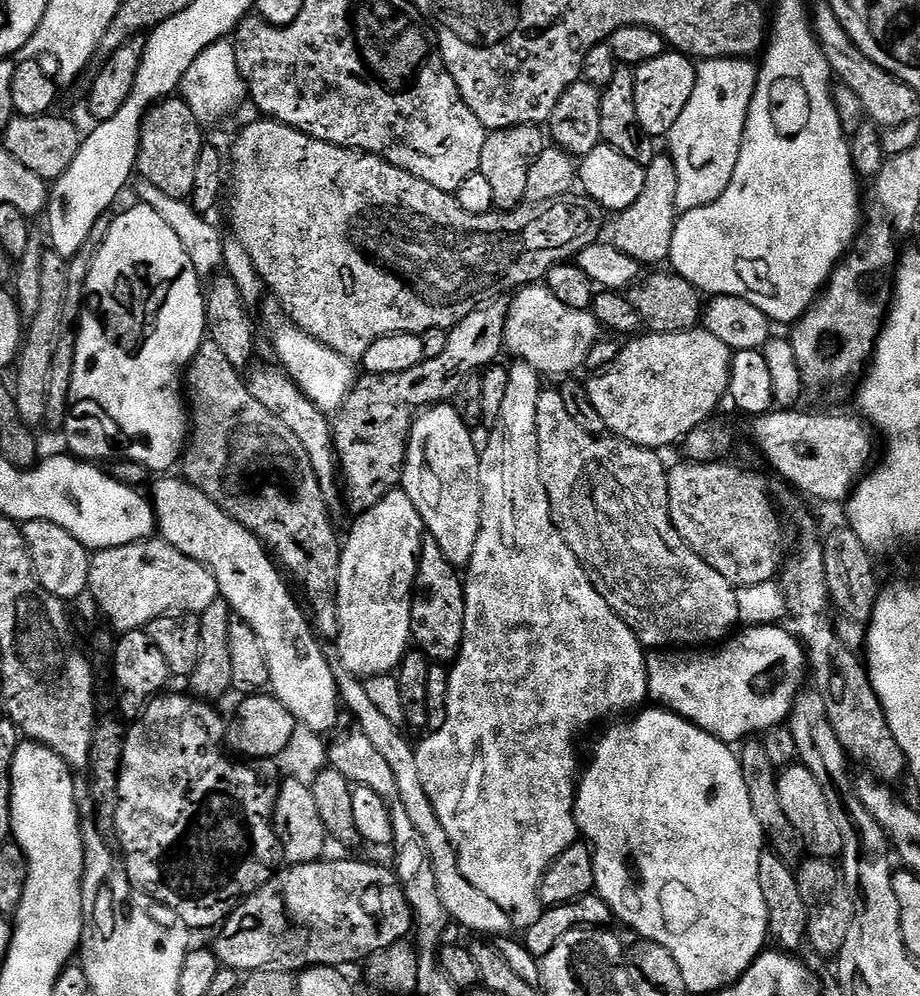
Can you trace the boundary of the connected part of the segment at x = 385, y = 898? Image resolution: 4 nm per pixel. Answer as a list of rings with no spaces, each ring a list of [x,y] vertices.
[[[321,858],[312,864],[293,864],[284,866],[267,880],[264,885],[253,896],[247,898],[228,915],[228,919],[219,925],[216,937],[210,943],[210,950],[215,954],[216,959],[226,968],[233,968],[234,971],[247,974],[259,972],[261,968],[283,968],[285,970],[307,970],[309,968],[322,968],[325,966],[344,966],[340,964],[352,964],[355,960],[363,961],[372,956],[378,950],[382,950],[391,944],[401,943],[407,932],[411,933],[414,928],[412,919],[412,908],[406,902],[406,894],[398,882],[395,871],[391,867],[383,868],[380,864],[367,864],[364,860],[328,860]]]

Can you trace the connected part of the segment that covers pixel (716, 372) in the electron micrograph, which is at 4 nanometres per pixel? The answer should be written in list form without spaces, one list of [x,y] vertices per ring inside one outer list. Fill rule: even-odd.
[[[697,326],[685,332],[648,332],[625,344],[628,345],[605,372],[586,380],[590,402],[594,402],[598,414],[602,414],[602,422],[606,422],[611,435],[642,448],[665,450],[671,444],[679,445],[684,437],[701,427],[720,399],[727,397],[733,349],[711,330]]]

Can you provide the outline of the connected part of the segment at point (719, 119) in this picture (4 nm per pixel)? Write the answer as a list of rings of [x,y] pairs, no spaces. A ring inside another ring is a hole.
[[[714,58],[701,60],[696,64],[696,81],[694,94],[690,94],[690,102],[686,102],[686,110],[674,122],[674,130],[668,133],[667,151],[674,162],[674,170],[678,172],[678,194],[676,195],[677,213],[683,214],[690,210],[698,210],[702,206],[710,206],[730,186],[730,178],[734,178],[734,166],[738,166],[738,154],[744,141],[744,131],[748,121],[750,102],[756,89],[757,65],[751,64],[751,59]]]

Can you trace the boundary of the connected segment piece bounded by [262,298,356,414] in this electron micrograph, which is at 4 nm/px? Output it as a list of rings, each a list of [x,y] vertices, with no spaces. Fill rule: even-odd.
[[[274,298],[267,300],[269,301],[263,306],[262,314],[272,338],[274,350],[280,360],[279,365],[322,412],[332,414],[339,411],[356,381],[353,363],[297,327],[284,316],[282,306]]]

